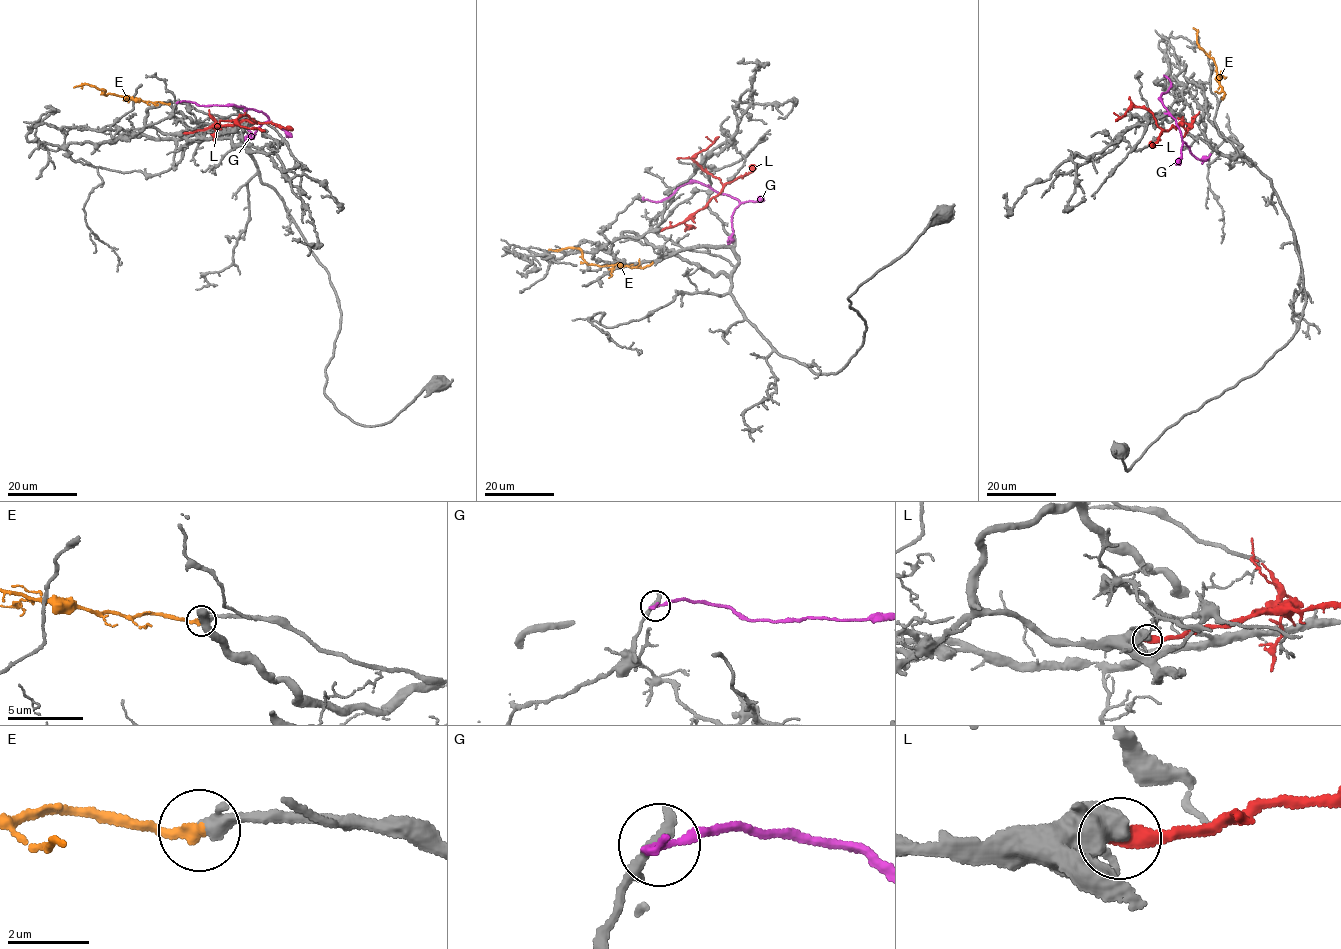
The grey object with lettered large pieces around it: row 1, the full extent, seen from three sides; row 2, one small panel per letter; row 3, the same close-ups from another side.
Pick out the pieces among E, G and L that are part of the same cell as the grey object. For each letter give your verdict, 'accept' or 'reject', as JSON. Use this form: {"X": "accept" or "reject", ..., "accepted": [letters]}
{"E": "accept", "G": "reject", "L": "reject", "accepted": ["E"]}

